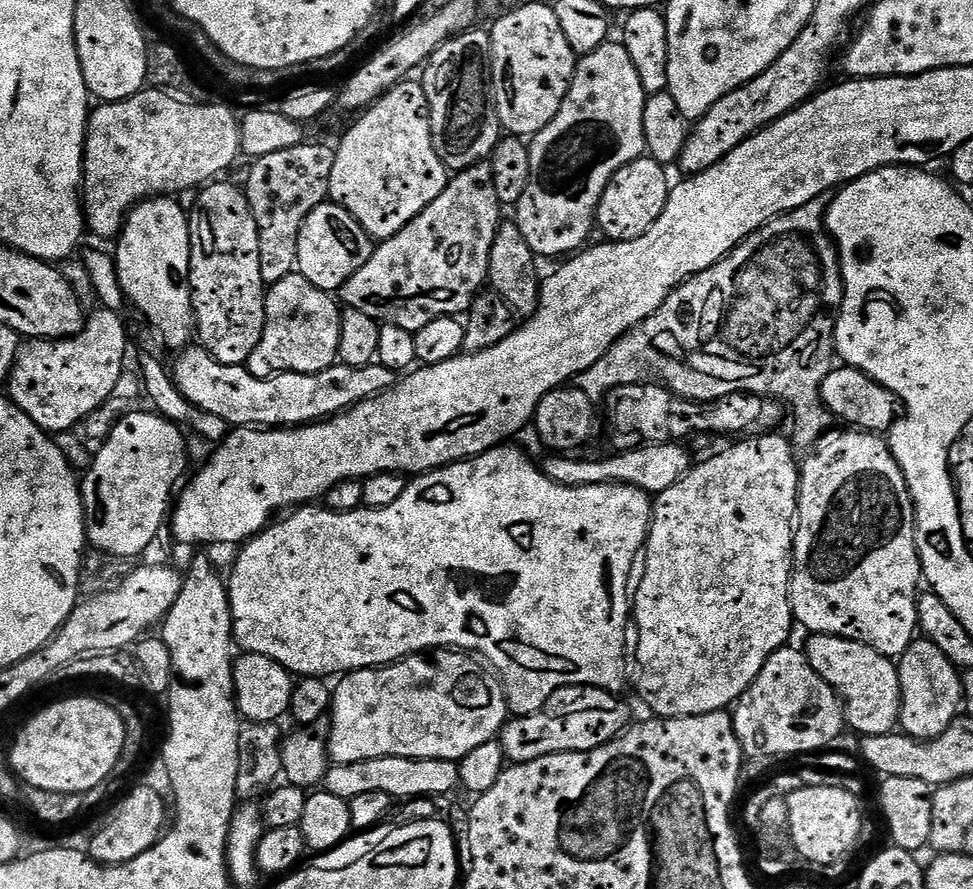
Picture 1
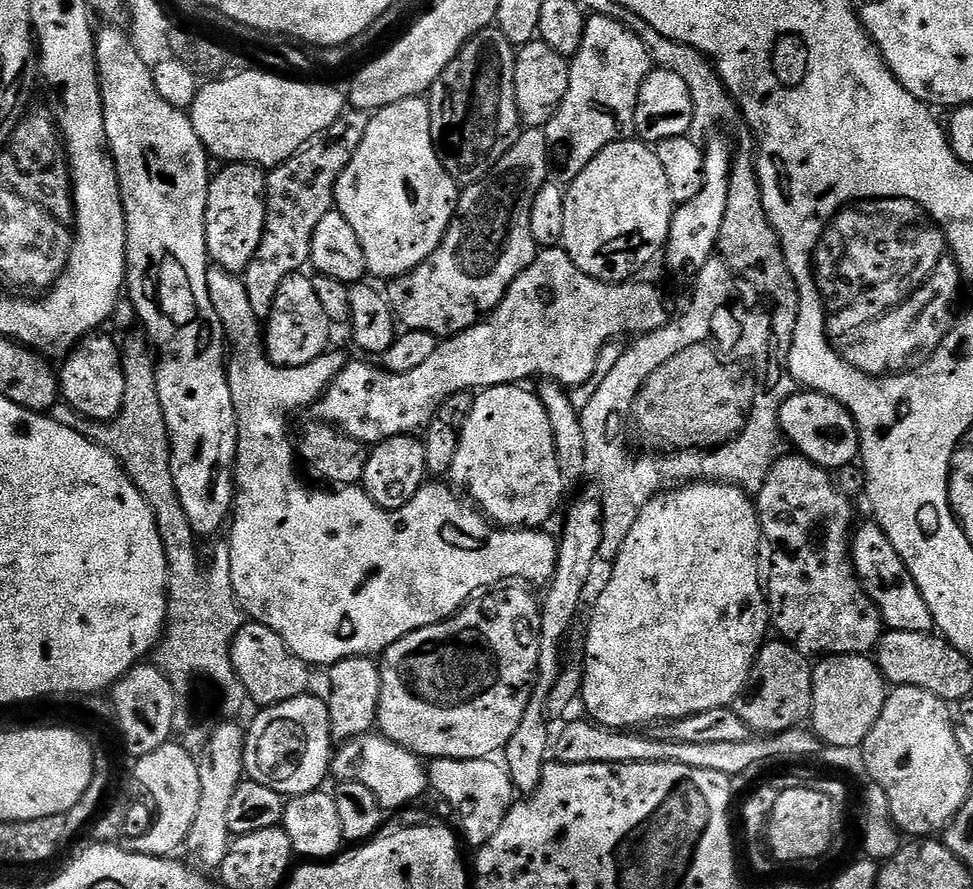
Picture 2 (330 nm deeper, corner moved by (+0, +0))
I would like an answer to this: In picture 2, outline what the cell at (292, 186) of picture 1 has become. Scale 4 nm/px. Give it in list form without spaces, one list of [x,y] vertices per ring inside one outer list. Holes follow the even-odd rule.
[[[345,110],[321,136],[317,136],[311,144],[301,148],[286,162],[276,165],[267,173],[262,242],[258,242],[258,250],[254,258],[250,258],[250,266],[246,266],[246,270],[242,273],[246,295],[250,297],[250,307],[262,322],[267,321],[268,315],[274,310],[274,298],[278,298],[278,290],[282,282],[297,275],[303,269],[300,267],[311,261],[310,246],[314,242],[314,229],[317,228],[318,222],[322,222],[327,212],[333,211],[336,183],[348,163],[354,158],[358,146],[362,146],[362,138],[366,138],[369,119],[369,113]]]

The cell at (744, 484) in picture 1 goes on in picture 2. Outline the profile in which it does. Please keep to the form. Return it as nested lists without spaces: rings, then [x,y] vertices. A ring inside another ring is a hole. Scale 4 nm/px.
[[[692,482],[679,490],[656,496],[646,506],[642,506],[642,514],[638,514],[638,522],[630,526],[630,534],[626,534],[626,542],[622,542],[622,550],[611,565],[612,573],[592,608],[592,617],[588,620],[588,637],[583,637],[585,650],[584,684],[580,688],[580,700],[595,723],[601,728],[617,730],[640,730],[643,724],[659,725],[669,720],[681,720],[690,714],[698,714],[702,710],[718,710],[737,703],[743,693],[748,676],[752,672],[752,664],[756,655],[766,643],[764,635],[770,632],[770,613],[768,601],[764,595],[760,578],[760,517],[756,505],[749,493],[737,487],[715,482]]]

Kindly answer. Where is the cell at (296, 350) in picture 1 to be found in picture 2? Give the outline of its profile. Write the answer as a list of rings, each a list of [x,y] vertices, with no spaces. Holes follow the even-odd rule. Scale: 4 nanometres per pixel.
[[[297,274],[286,278],[278,290],[278,298],[274,298],[274,310],[268,315],[266,327],[262,332],[262,343],[269,360],[280,368],[293,368],[294,366],[306,366],[306,362],[314,362],[323,352],[329,351],[328,339],[332,336],[334,325],[326,318],[326,310],[318,303],[318,294],[314,294],[312,276]]]

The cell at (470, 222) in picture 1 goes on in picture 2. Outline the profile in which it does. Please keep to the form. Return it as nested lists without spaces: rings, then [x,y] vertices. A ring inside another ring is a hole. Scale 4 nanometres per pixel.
[[[525,127],[507,154],[493,166],[490,178],[467,185],[459,193],[456,213],[438,250],[434,250],[434,254],[430,254],[430,258],[426,258],[426,262],[414,271],[396,277],[387,285],[388,305],[392,307],[397,321],[413,332],[429,332],[431,336],[447,338],[473,328],[495,312],[510,285],[536,261],[538,245],[530,234],[530,210],[538,190],[542,190],[549,180],[550,157],[544,129]]]

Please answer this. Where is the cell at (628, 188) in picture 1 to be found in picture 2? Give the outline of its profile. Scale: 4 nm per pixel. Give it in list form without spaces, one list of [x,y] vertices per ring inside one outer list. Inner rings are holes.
[[[639,138],[616,140],[610,146],[603,148],[590,162],[590,166],[586,166],[586,170],[582,170],[582,174],[578,174],[578,178],[574,178],[567,185],[564,201],[566,202],[566,226],[564,227],[562,247],[567,252],[568,257],[576,263],[578,270],[582,270],[590,278],[600,280],[603,284],[622,284],[631,281],[635,277],[632,276],[635,272],[642,271],[659,252],[661,255],[665,251],[674,211],[672,195],[670,194],[670,182],[666,182],[666,174],[662,170],[662,162],[658,162],[655,151]]]

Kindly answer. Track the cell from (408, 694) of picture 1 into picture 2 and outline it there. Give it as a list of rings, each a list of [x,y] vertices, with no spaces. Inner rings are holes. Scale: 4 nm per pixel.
[[[500,586],[495,590],[485,591],[479,598],[469,600],[456,615],[451,616],[448,620],[406,634],[401,640],[394,642],[385,650],[379,661],[380,701],[376,711],[376,722],[379,731],[387,740],[392,740],[398,746],[415,752],[421,758],[431,758],[432,760],[487,760],[503,753],[514,730],[518,730],[518,722],[522,722],[522,714],[530,702],[532,686],[536,682],[541,605],[538,603],[537,597],[535,600],[527,591],[531,592],[524,586]]]

